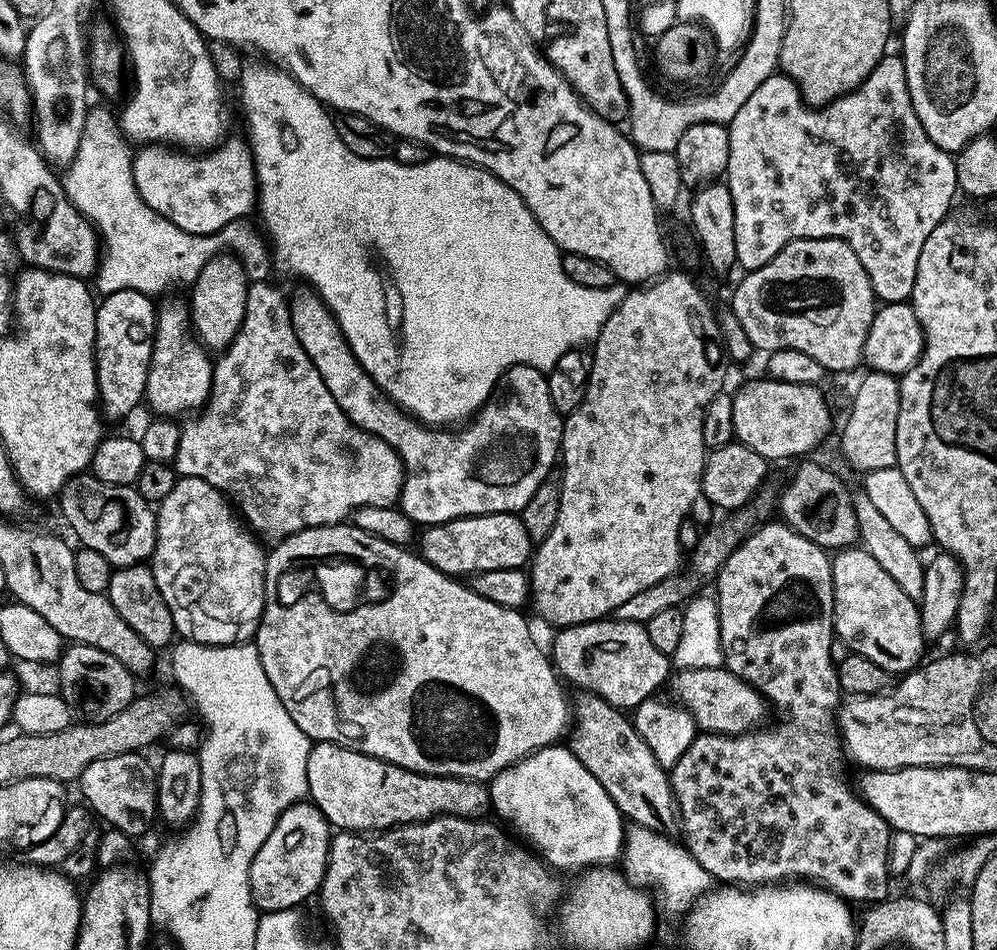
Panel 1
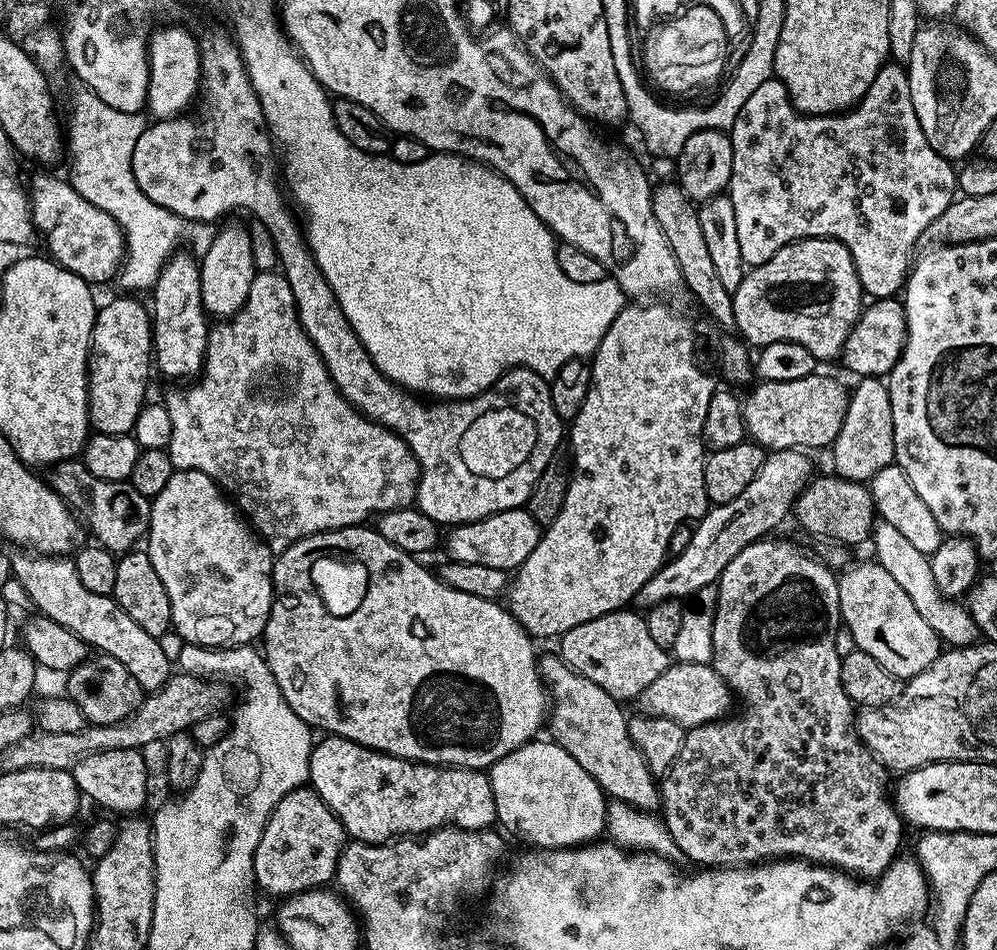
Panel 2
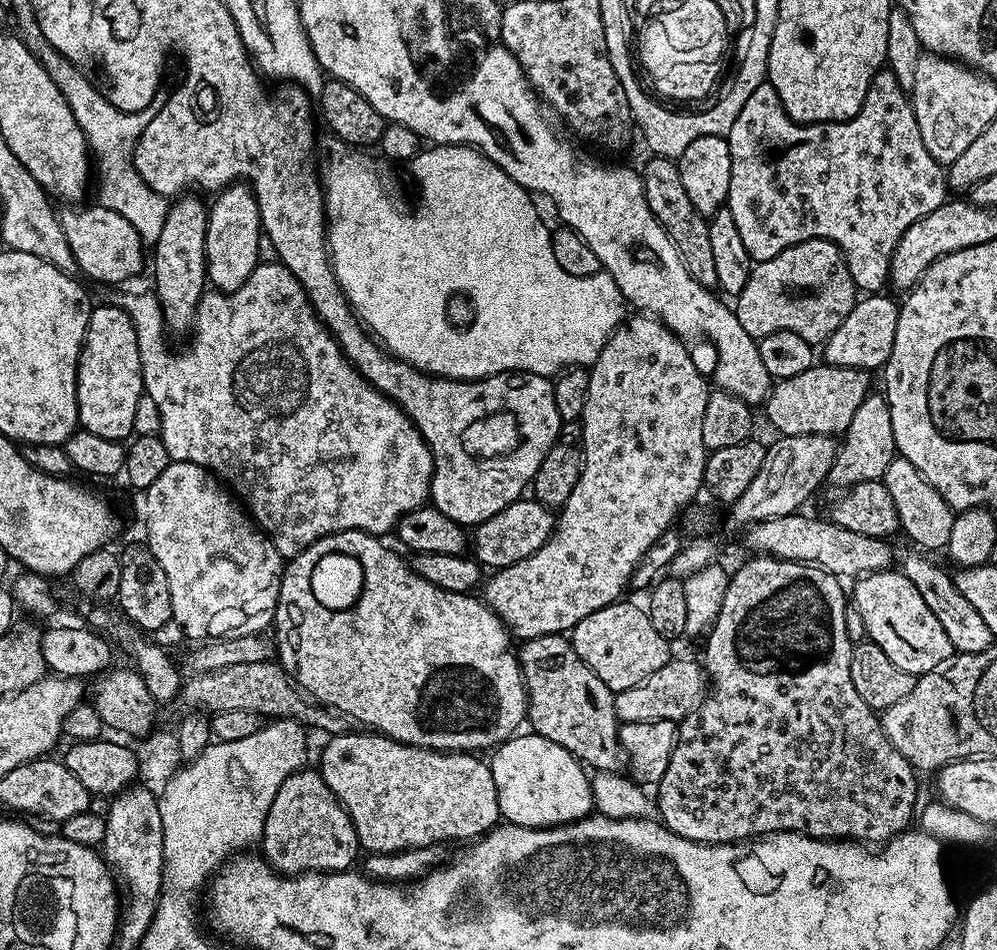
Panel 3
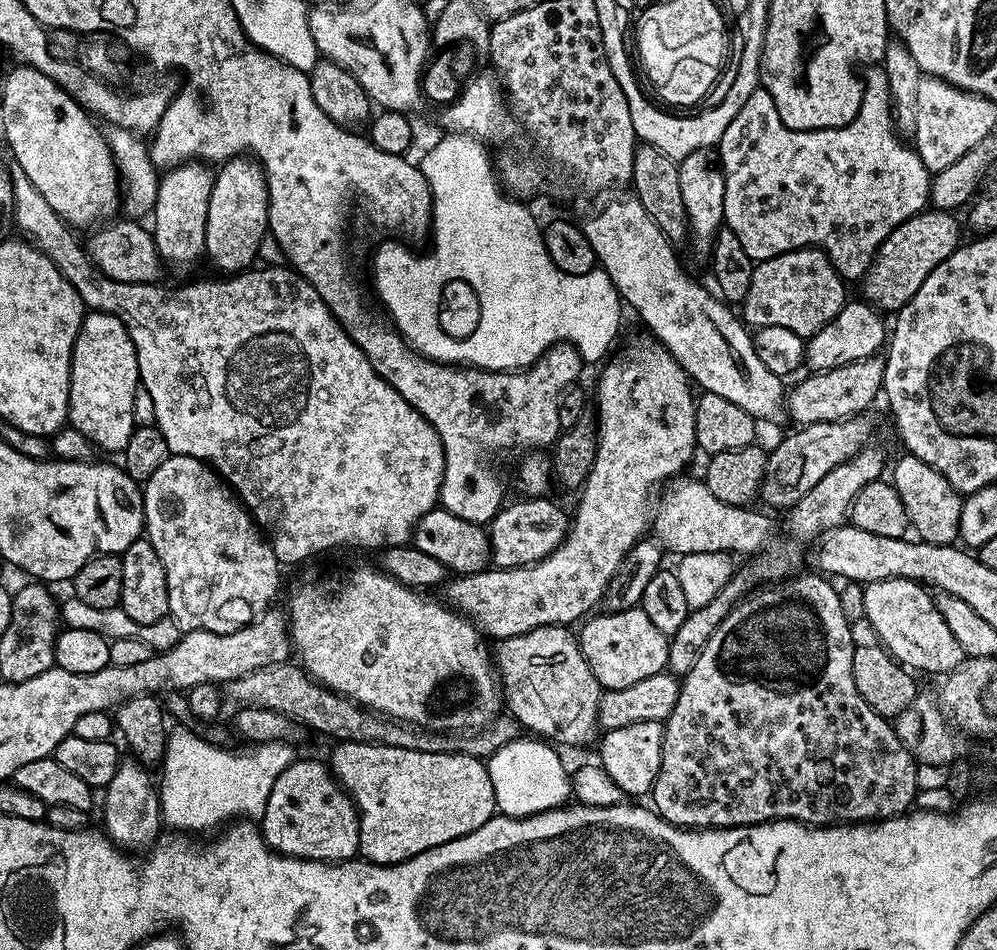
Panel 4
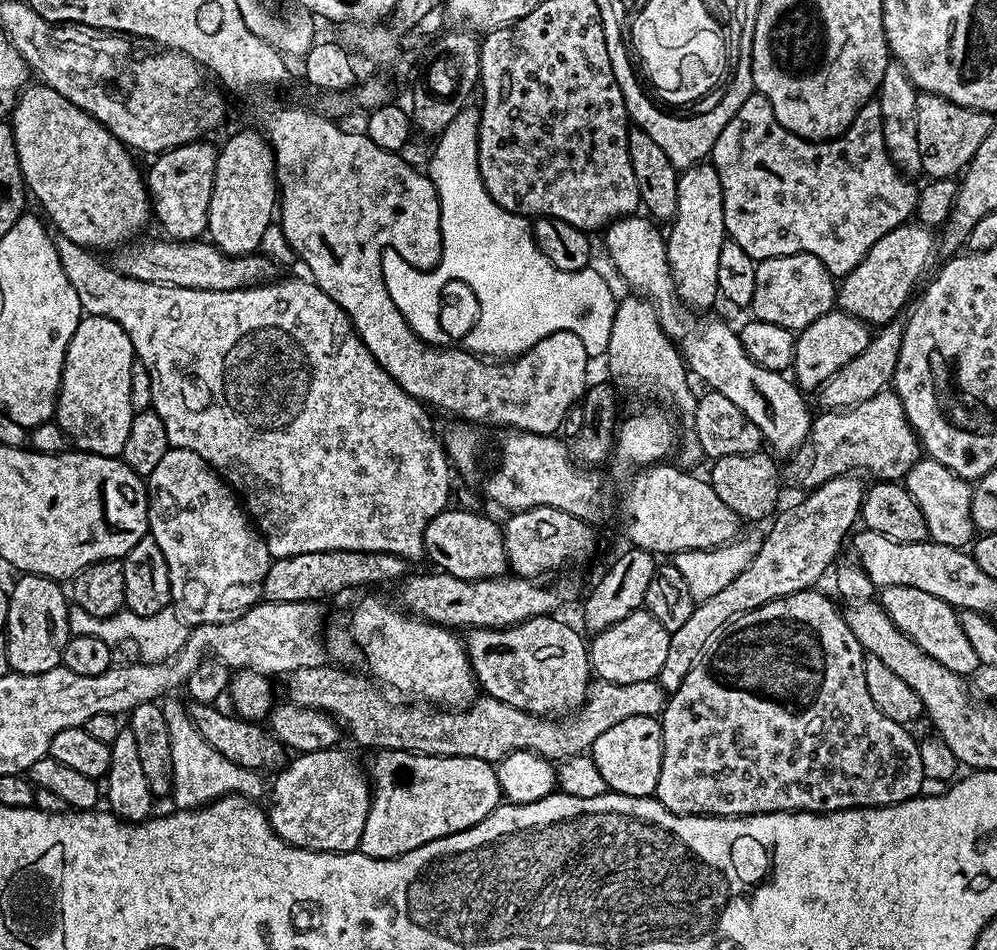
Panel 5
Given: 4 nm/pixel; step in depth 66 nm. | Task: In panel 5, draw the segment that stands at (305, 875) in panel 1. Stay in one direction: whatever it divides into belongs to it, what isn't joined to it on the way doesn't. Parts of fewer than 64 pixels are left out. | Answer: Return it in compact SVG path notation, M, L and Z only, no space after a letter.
M335 746L330 749L318 750L317 752L304 753L293 755L287 761L282 769L275 773L276 781L272 784L272 805L267 805L266 815L272 829L278 834L278 838L282 838L288 844L293 844L295 848L305 848L306 850L314 850L315 852L354 852L360 847L360 839L362 838L362 830L366 826L366 818L370 810L373 789L370 787L369 777L360 769L360 764L348 752L343 752L340 746Z

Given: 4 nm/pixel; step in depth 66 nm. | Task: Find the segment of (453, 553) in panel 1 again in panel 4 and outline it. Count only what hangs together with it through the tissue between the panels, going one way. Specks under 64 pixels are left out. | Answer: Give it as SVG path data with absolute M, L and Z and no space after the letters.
M519 498L511 504L505 503L495 518L490 521L487 529L488 543L492 545L491 563L498 568L521 568L527 564L536 564L546 558L564 541L570 523L569 513L564 513L556 504L551 504L548 498Z

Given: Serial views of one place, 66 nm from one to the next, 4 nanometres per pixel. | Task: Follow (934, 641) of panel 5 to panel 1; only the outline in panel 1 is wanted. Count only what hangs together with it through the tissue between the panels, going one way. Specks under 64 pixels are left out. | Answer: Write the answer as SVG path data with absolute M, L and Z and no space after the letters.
M862 546L841 548L831 557L832 561L832 626L835 635L844 644L849 644L851 651L857 656L870 658L886 673L904 676L920 663L922 648L926 638L920 628L920 613L913 597L905 594L898 582L870 558L870 554Z

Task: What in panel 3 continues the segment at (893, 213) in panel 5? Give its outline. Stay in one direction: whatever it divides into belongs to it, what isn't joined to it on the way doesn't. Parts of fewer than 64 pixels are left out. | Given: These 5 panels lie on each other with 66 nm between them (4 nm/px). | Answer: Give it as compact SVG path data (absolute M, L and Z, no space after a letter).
M881 70L872 77L872 84L868 88L868 93L864 99L864 105L860 108L857 116L851 116L849 120L838 120L835 122L825 122L822 124L798 124L786 114L784 103L780 101L780 96L771 84L765 82L746 98L738 118L734 118L734 126L726 134L728 145L730 146L730 162L732 163L732 173L730 174L730 190L728 191L727 207L734 218L734 226L738 226L738 234L742 234L742 246L746 246L748 255L753 261L769 260L774 258L782 250L786 250L795 244L801 244L807 240L831 240L833 244L840 247L844 254L844 261L850 270L852 280L857 289L864 294L876 294L881 291L880 288L889 283L890 269L892 266L892 255L903 236L903 232L918 222L924 215L930 211L938 209L945 204L946 197L950 189L946 179L946 172L926 150L922 142L922 134L918 130L916 115L912 109L912 102L905 85L893 74L891 70Z

